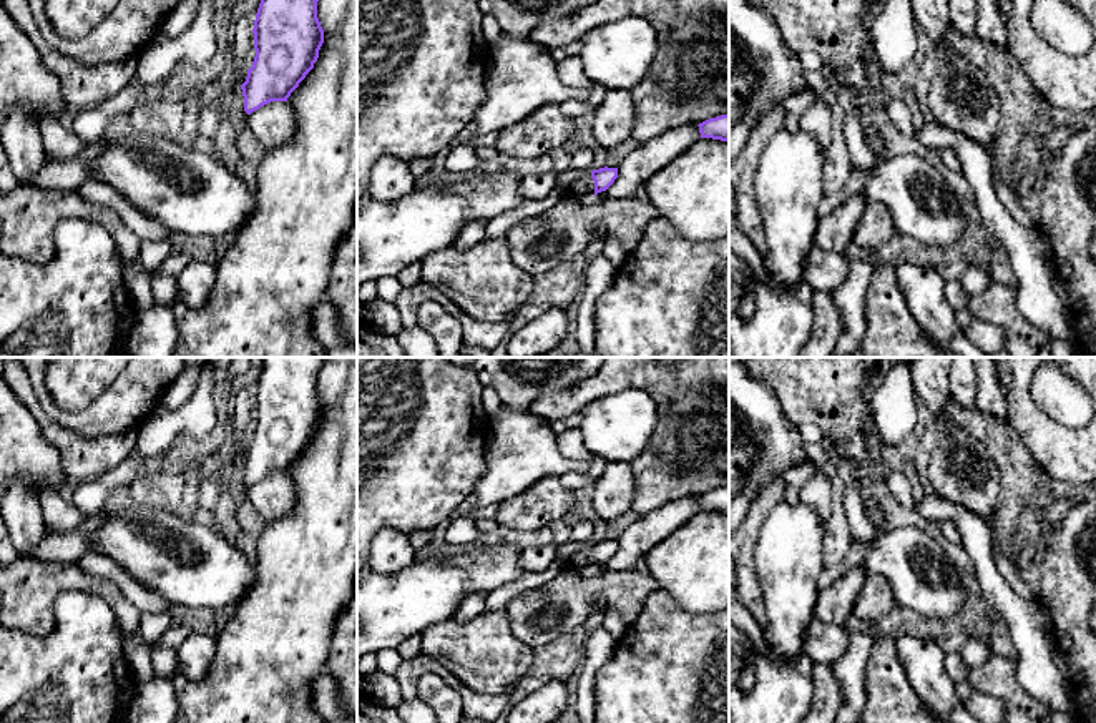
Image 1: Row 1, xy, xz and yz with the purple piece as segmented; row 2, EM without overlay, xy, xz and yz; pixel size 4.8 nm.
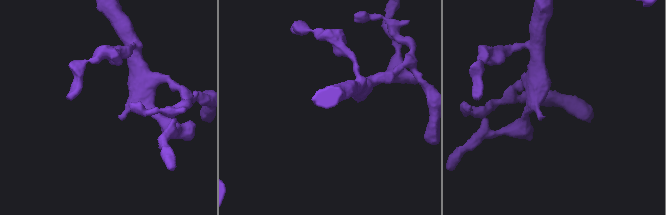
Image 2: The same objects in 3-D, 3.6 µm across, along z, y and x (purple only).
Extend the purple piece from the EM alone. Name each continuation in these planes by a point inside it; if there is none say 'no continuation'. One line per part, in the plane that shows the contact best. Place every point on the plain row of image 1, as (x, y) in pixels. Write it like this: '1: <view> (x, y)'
1: xz (582, 560)

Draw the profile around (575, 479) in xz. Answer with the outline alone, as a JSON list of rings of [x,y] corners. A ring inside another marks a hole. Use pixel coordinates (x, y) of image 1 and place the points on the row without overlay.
[[[593,457],[593,464],[591,464],[591,469],[585,474],[581,472],[570,472],[566,475],[561,477],[561,480],[565,484],[568,484],[571,489],[581,489],[581,487],[586,487],[590,482],[596,480],[601,472],[604,470],[606,467],[606,460],[601,459],[601,457]]]

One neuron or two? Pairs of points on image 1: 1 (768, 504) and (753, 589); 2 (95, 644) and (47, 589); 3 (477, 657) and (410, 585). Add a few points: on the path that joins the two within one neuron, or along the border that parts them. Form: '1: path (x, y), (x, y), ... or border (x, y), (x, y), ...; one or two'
1: path (749, 526), (746, 534), (746, 567); one
2: border (93, 592), (63, 590), (55, 629), (40, 635); two
3: border (454, 615), (430, 624), (420, 634); two

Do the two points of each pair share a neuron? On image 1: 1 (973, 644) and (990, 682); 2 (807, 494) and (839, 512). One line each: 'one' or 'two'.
1: two
2: two

